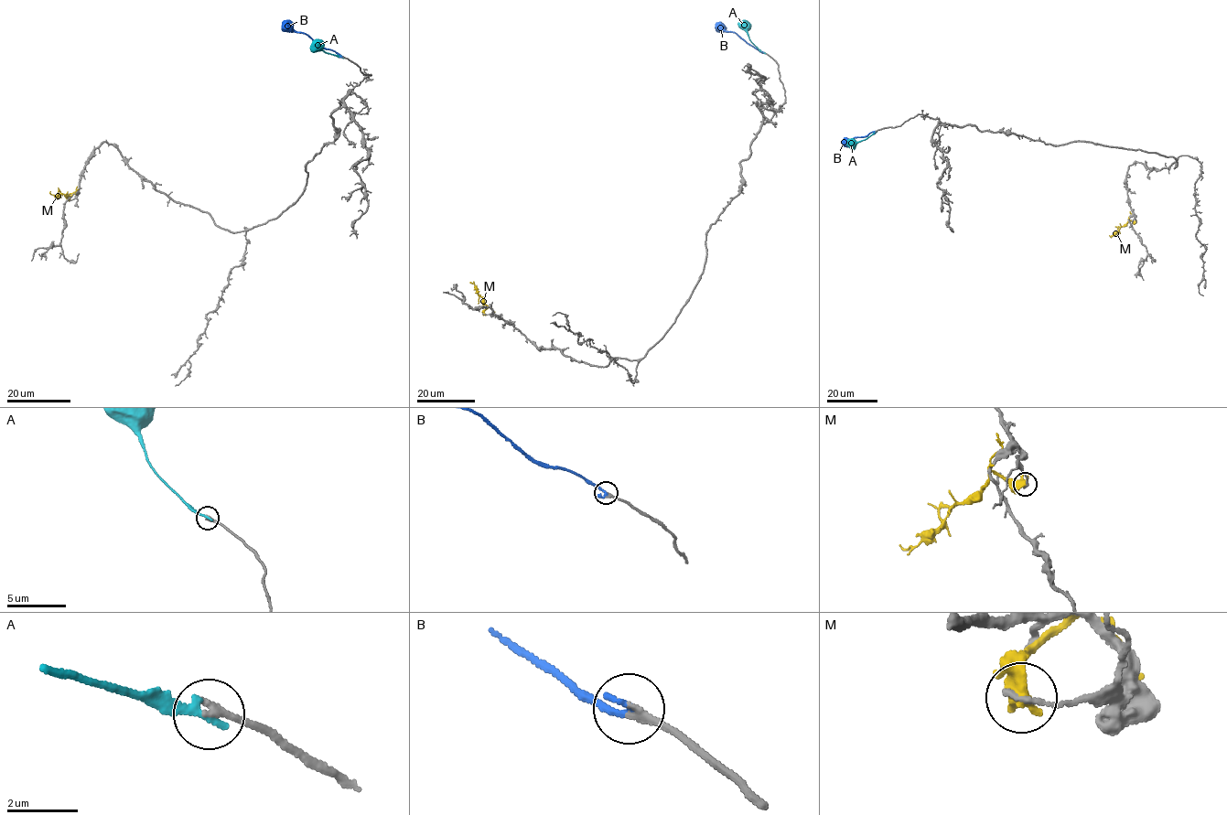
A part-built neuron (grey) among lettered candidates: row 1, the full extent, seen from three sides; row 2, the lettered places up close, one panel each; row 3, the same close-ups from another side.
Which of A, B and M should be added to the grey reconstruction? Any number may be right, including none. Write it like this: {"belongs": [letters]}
{"belongs": ["B"]}

